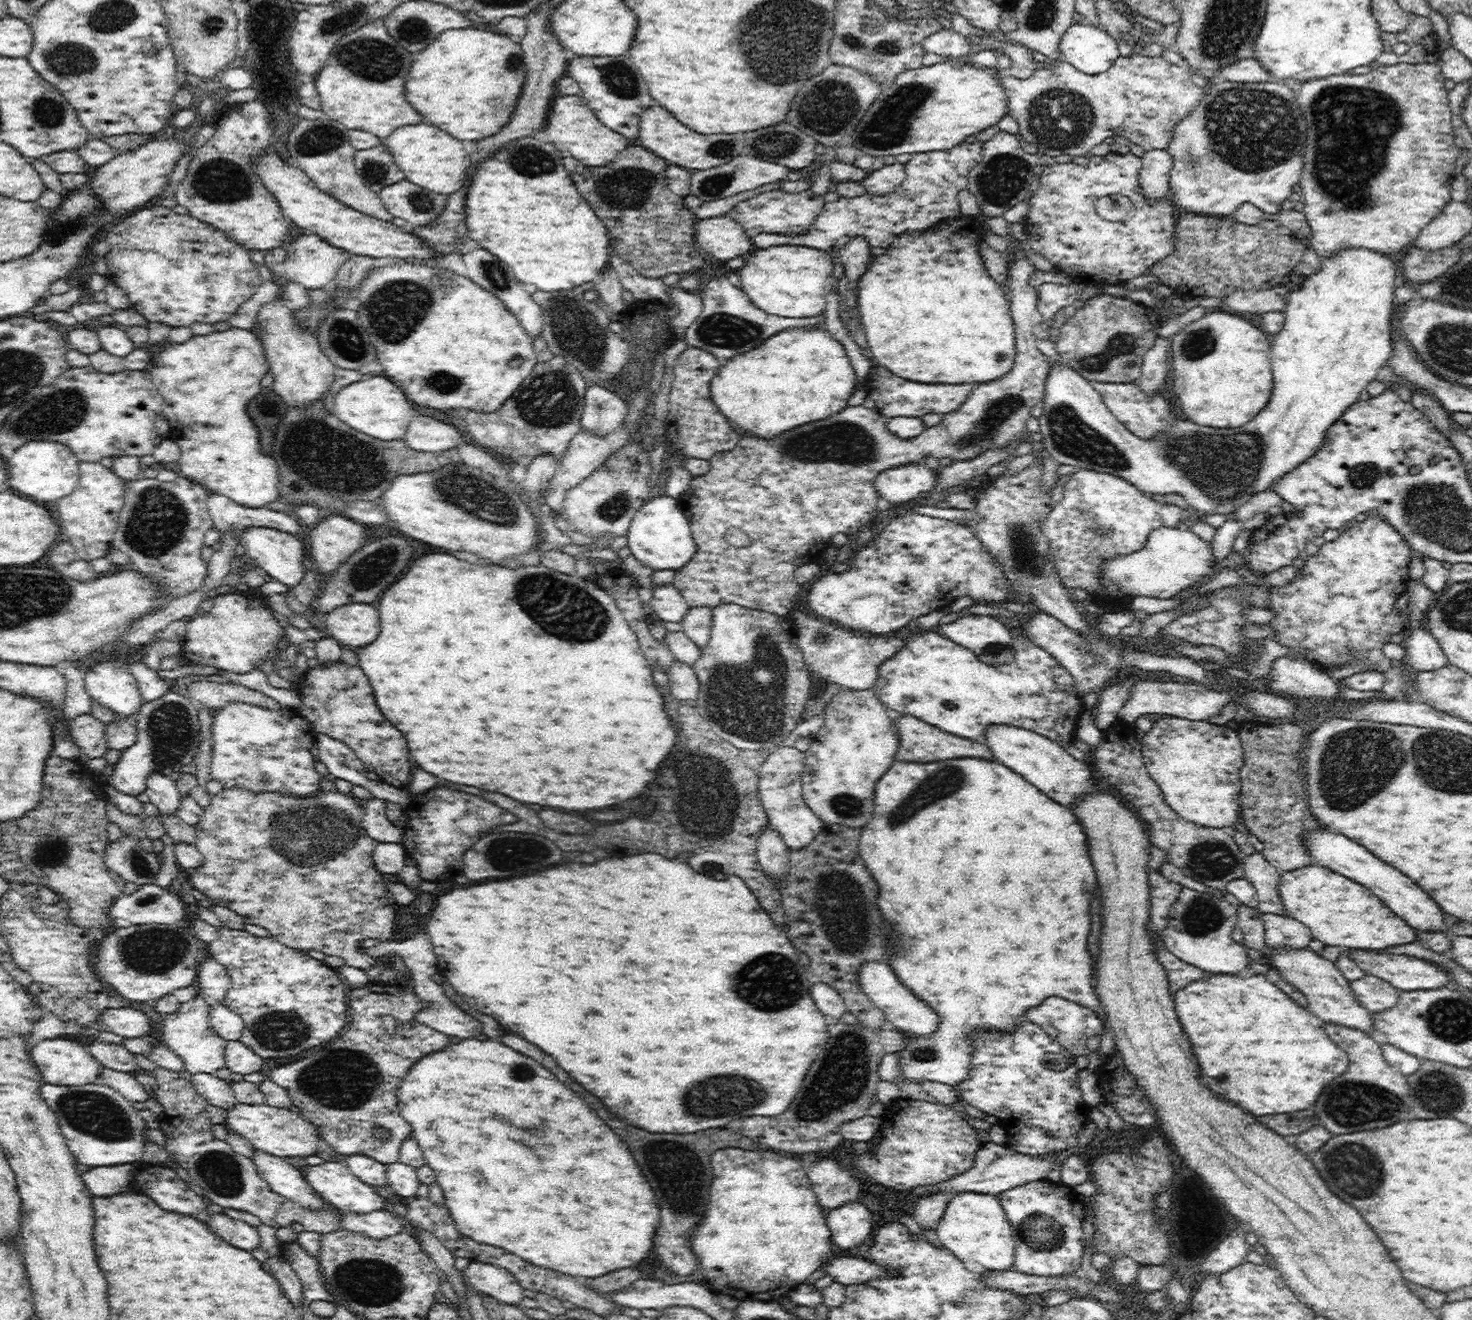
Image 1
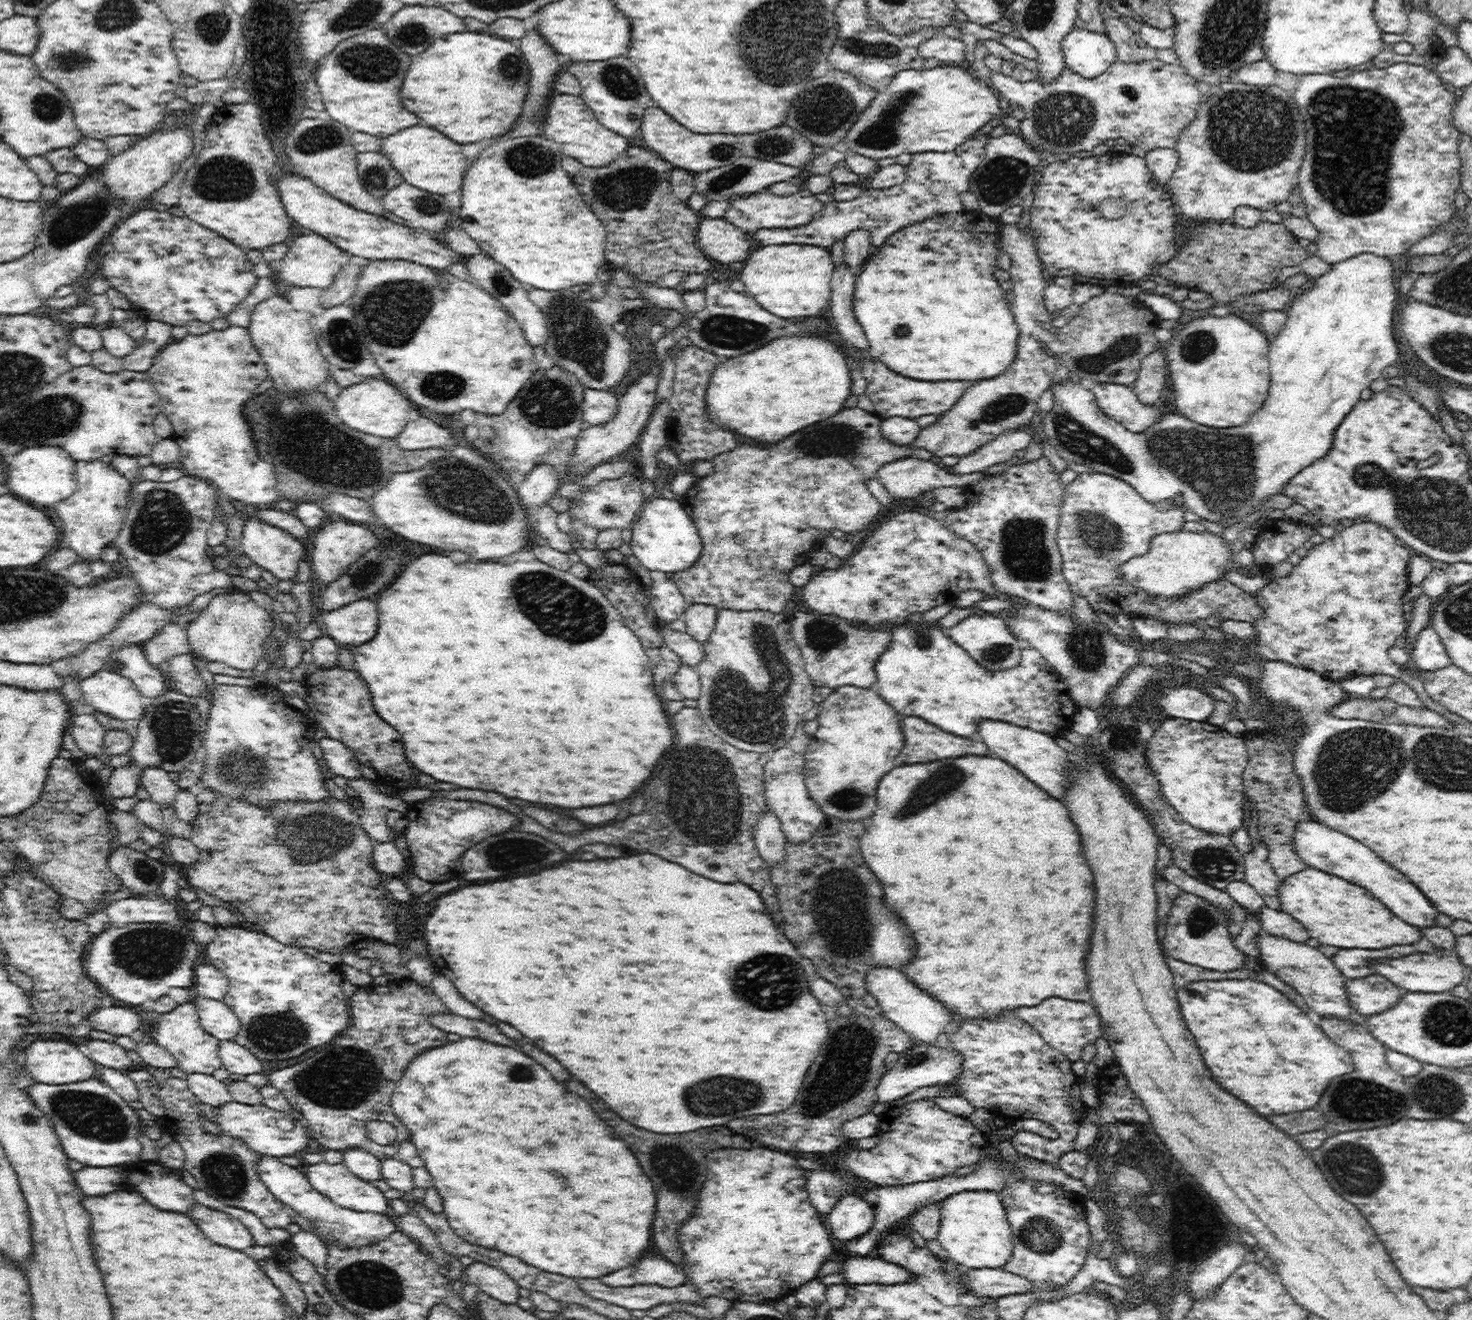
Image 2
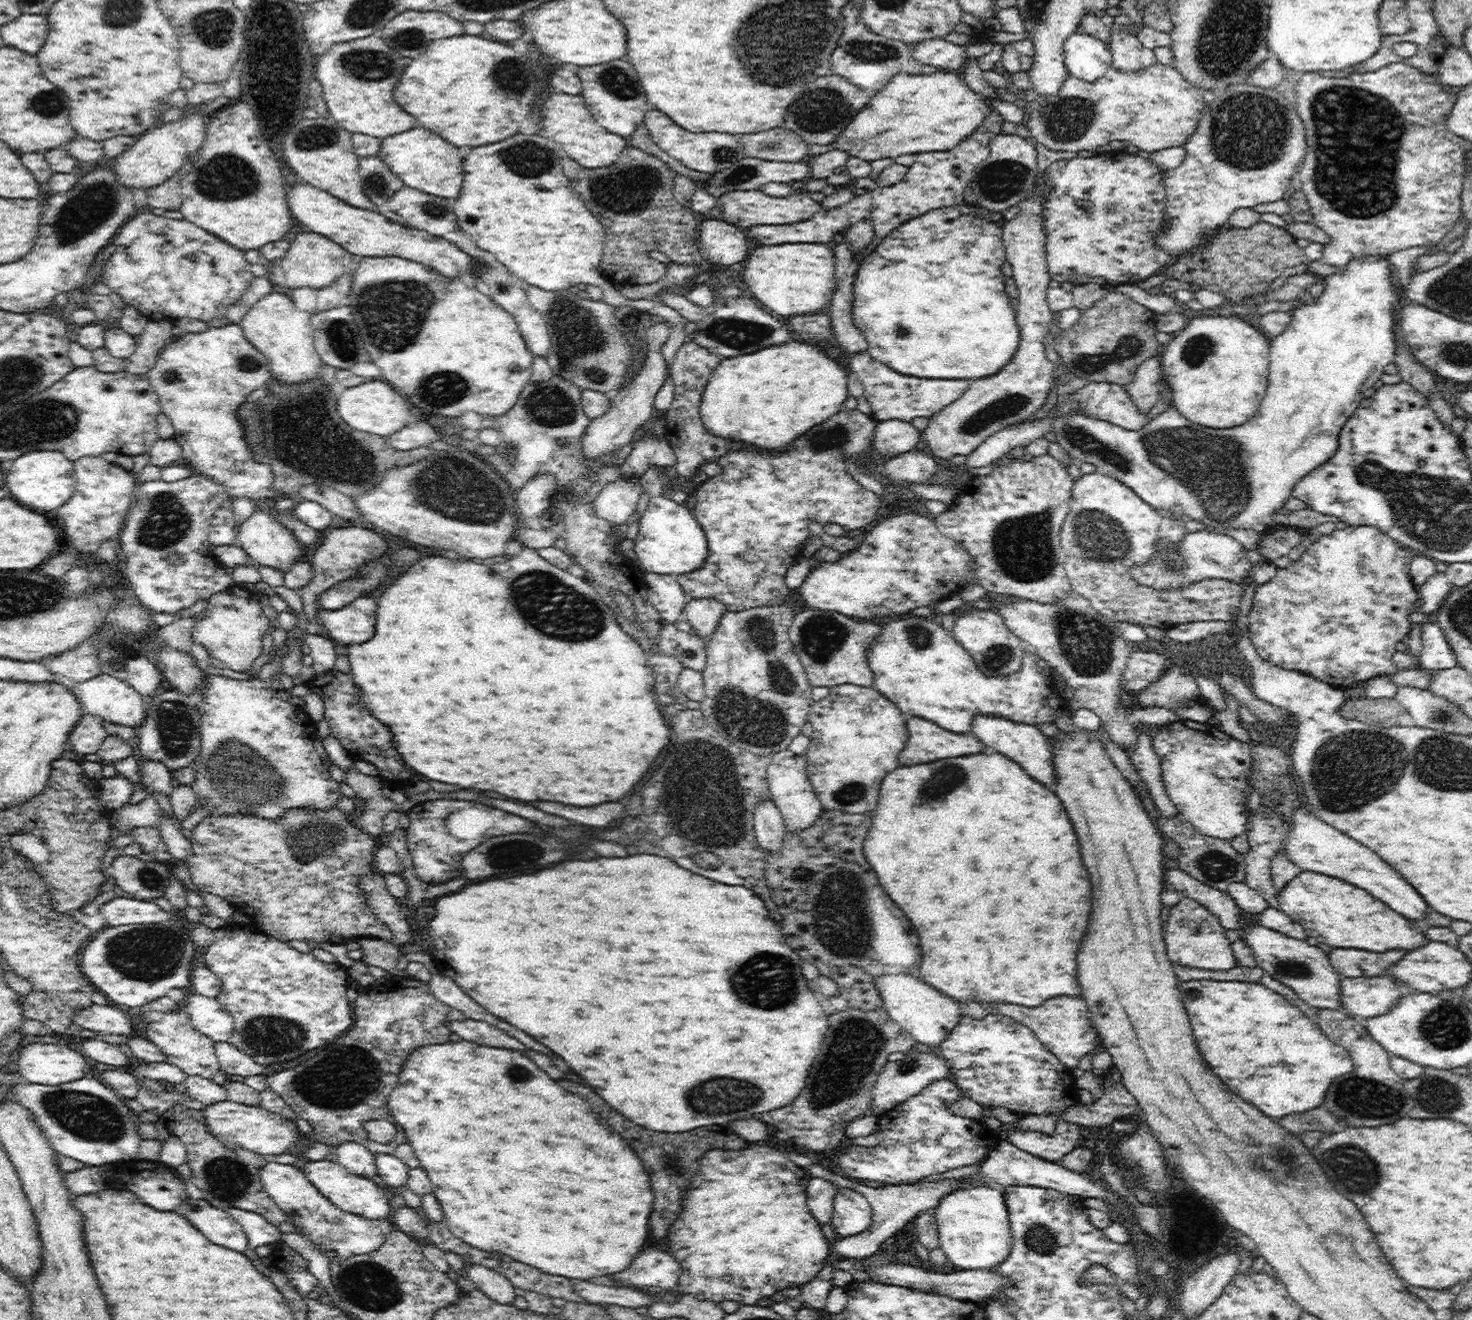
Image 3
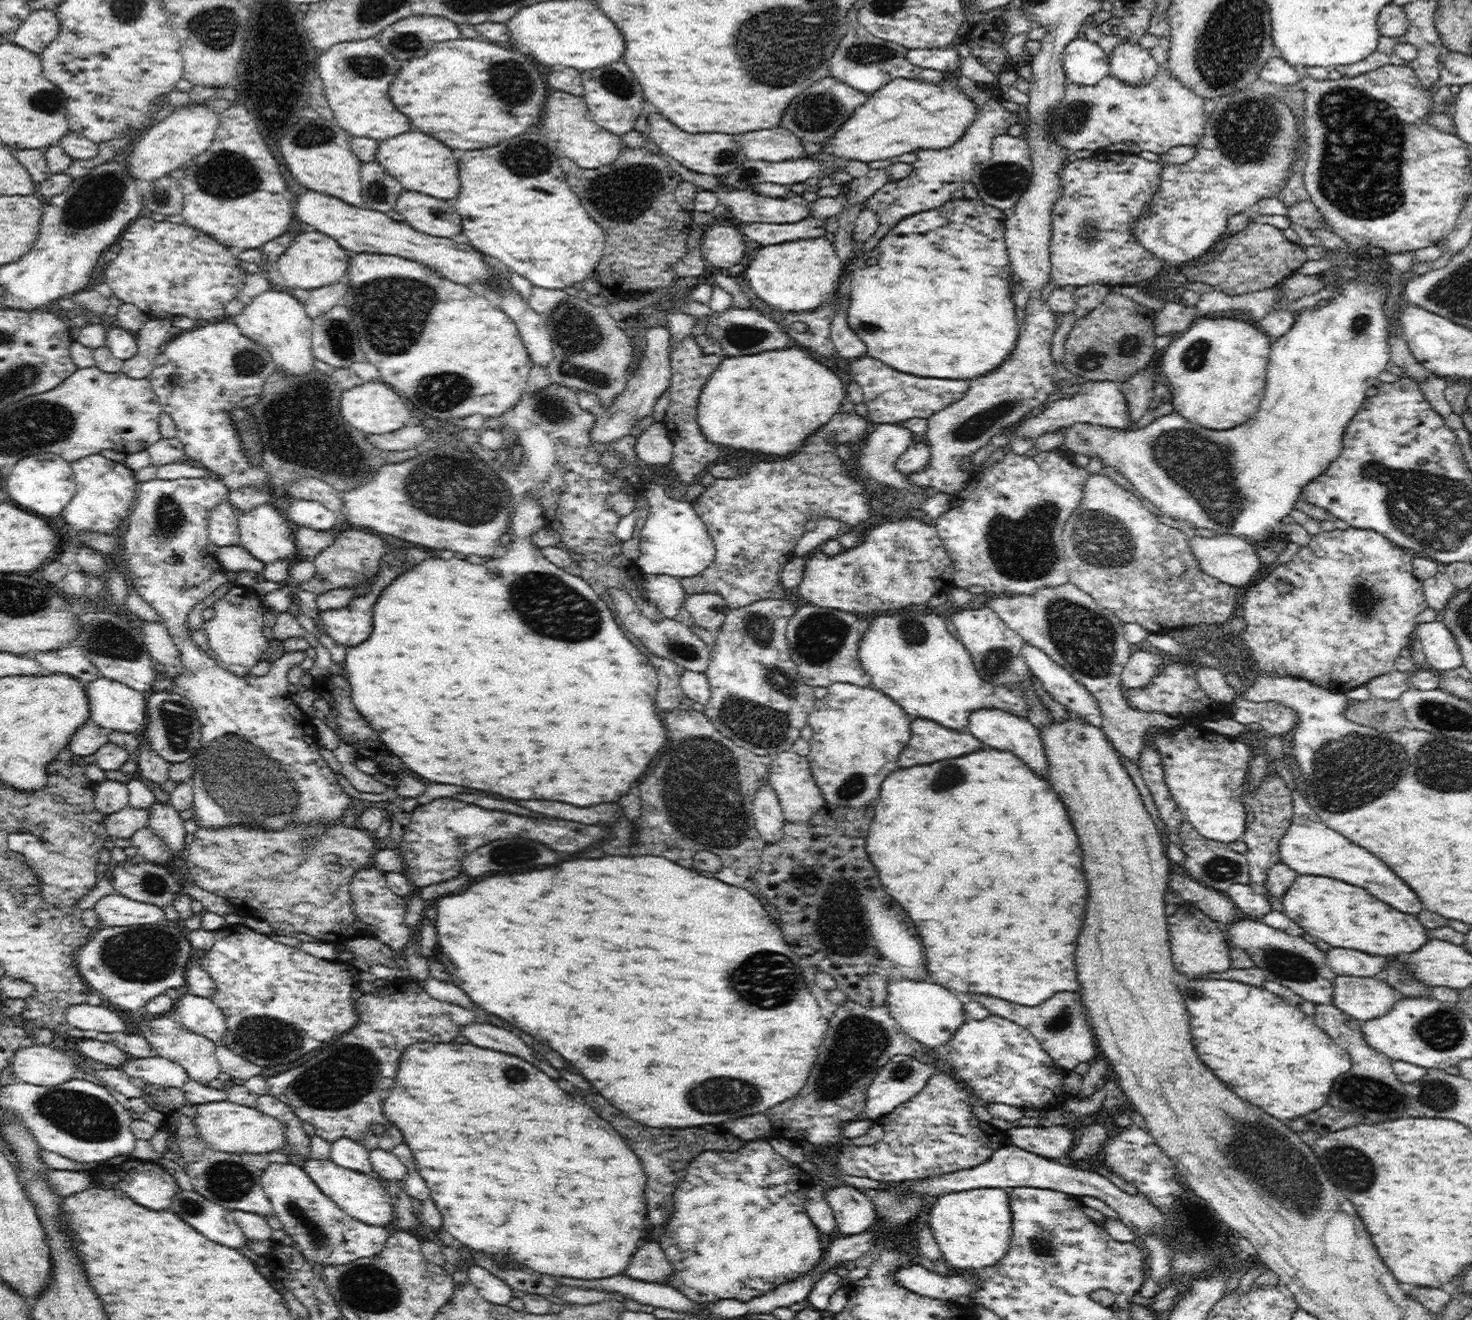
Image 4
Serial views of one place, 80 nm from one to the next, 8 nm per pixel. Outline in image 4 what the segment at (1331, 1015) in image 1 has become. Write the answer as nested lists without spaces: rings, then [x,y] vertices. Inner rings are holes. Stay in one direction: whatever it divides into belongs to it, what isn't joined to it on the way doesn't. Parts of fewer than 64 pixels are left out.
[[[1235,920],[1223,928],[1227,942],[1245,950],[1250,955],[1253,964],[1263,970],[1266,979],[1282,983],[1291,988],[1295,994],[1315,1005],[1333,1004],[1337,974],[1334,974],[1334,971],[1326,964],[1325,952],[1318,949],[1314,943],[1272,928],[1261,920]]]

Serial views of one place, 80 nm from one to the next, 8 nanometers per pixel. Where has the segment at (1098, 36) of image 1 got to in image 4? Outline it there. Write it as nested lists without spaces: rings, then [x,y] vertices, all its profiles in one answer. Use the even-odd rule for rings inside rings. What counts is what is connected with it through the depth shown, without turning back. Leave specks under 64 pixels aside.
[[[1076,38],[1066,45],[1062,64],[1065,75],[1074,84],[1094,86],[1109,74],[1109,60],[1100,45]]]

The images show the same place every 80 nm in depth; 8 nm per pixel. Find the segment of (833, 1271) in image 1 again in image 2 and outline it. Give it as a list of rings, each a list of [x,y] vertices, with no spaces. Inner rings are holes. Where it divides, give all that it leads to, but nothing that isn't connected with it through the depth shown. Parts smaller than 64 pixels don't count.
[[[854,1256],[844,1262],[841,1274],[847,1285],[900,1284],[908,1282],[912,1274],[902,1266],[882,1259]]]

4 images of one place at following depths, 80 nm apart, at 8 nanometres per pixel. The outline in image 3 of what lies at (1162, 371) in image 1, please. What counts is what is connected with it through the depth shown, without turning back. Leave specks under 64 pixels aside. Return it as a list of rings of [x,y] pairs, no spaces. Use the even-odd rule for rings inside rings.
[[[1157,355],[1146,358],[1134,374],[1133,382],[1124,386],[1140,412],[1147,413],[1159,400],[1163,379],[1161,359]]]

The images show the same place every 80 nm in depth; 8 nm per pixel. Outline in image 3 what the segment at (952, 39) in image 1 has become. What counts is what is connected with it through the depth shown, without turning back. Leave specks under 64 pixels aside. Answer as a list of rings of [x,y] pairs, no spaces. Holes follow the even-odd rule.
[[[944,38],[916,45],[913,54],[920,64],[931,64],[937,69],[950,71],[961,71],[968,57],[964,46],[946,42]]]

